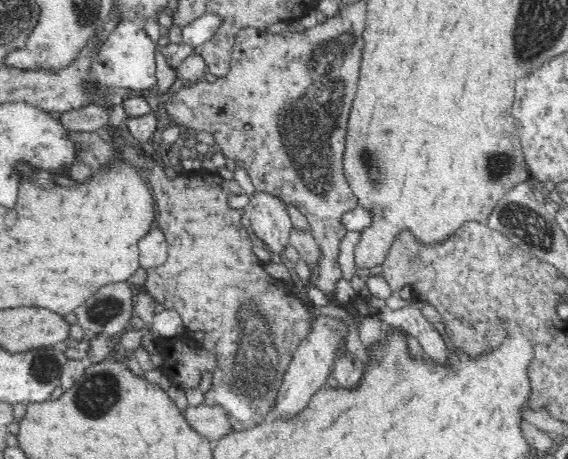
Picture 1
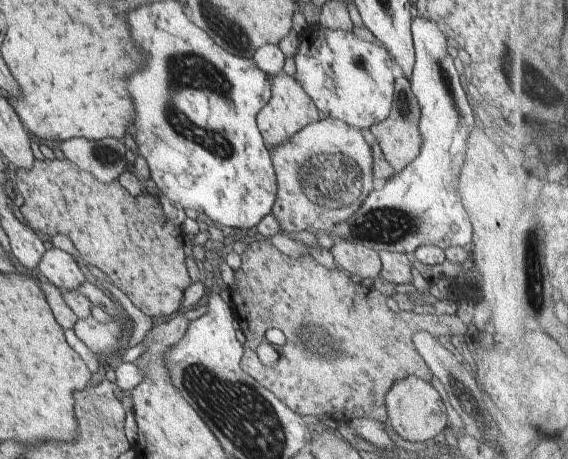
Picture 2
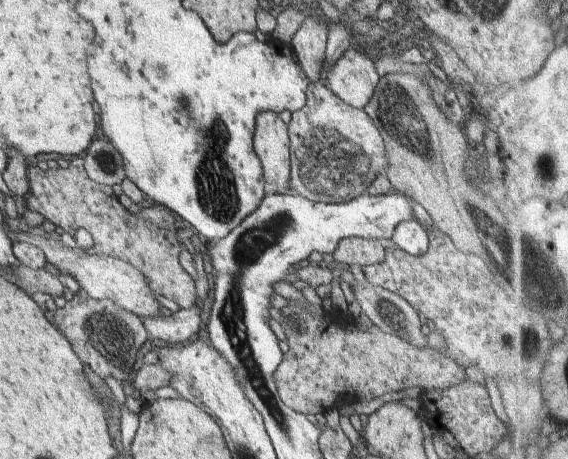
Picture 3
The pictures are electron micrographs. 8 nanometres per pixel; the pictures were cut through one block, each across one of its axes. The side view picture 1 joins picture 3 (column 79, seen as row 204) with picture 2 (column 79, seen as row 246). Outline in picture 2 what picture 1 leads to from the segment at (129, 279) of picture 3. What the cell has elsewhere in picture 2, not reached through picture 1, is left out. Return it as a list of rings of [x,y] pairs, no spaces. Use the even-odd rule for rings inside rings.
[[[54,246],[50,250],[45,250],[38,263],[38,270],[59,289],[72,291],[85,282],[84,274],[74,258]]]

